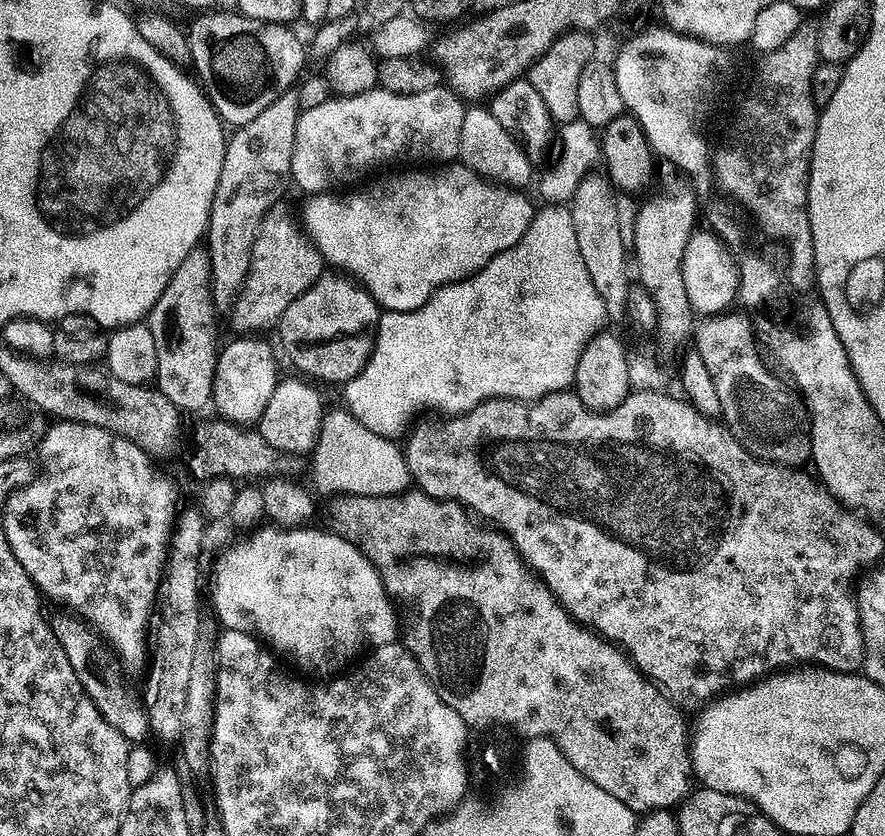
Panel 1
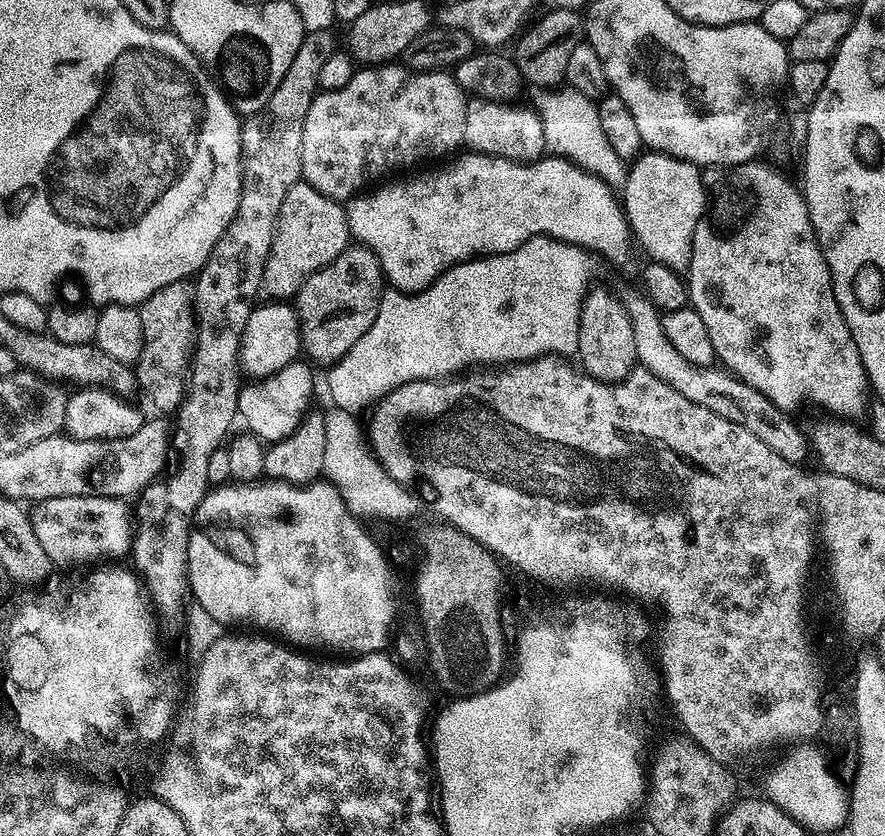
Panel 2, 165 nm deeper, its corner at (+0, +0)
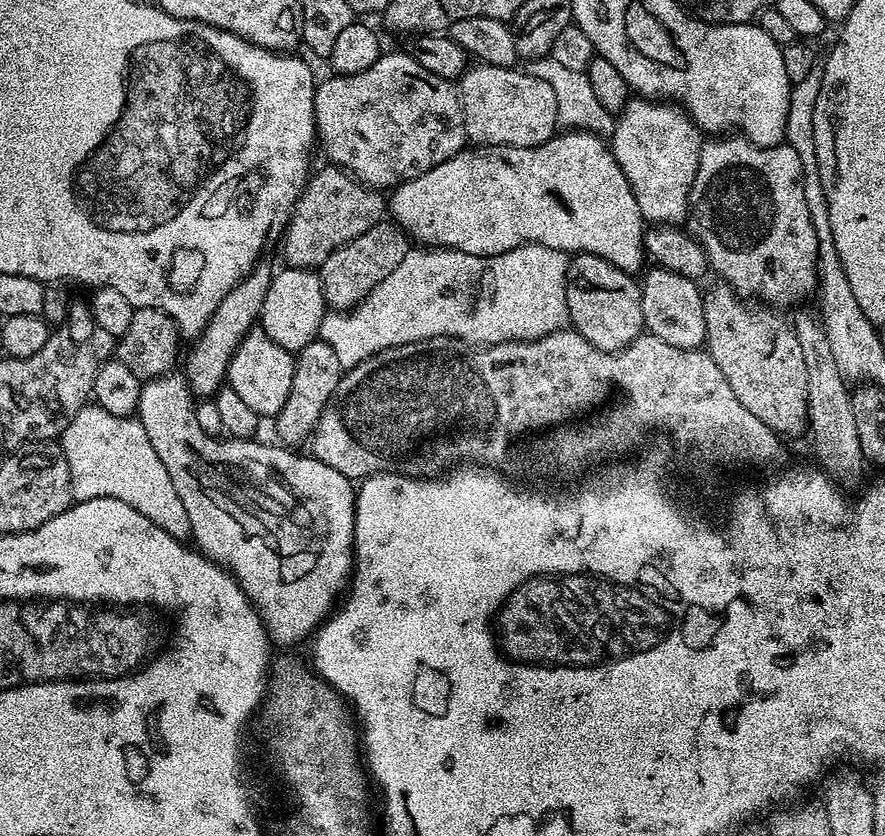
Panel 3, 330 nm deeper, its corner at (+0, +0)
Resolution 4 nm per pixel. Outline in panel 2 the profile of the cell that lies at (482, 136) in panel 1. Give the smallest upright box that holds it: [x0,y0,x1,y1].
[464,98,546,162]

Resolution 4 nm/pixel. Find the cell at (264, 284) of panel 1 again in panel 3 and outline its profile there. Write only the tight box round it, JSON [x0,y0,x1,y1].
[283,166,386,269]

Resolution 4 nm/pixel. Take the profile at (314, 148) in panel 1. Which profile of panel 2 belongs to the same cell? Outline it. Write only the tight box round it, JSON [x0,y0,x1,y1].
[300,62,469,202]

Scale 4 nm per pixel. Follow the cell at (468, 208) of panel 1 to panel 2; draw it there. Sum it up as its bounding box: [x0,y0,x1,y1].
[347,150,631,292]

